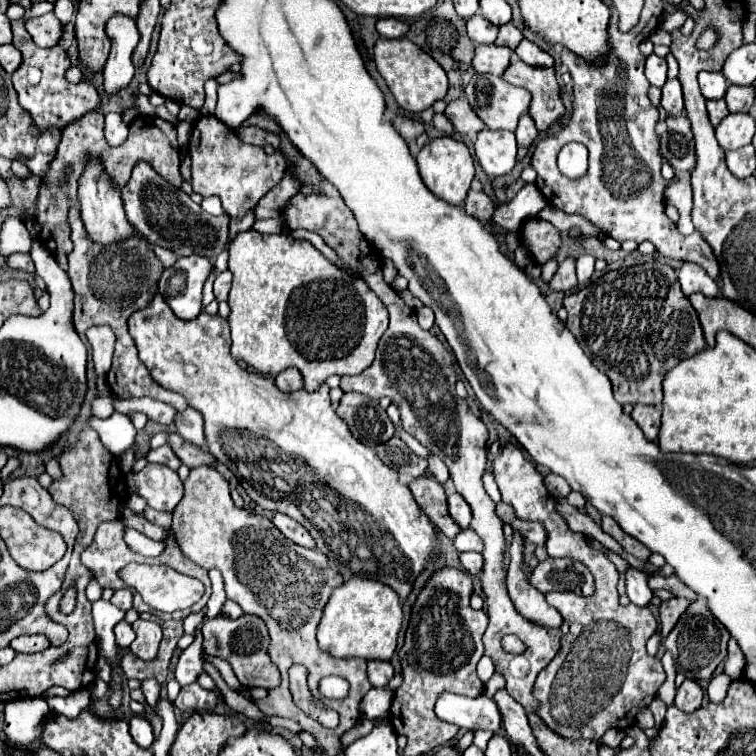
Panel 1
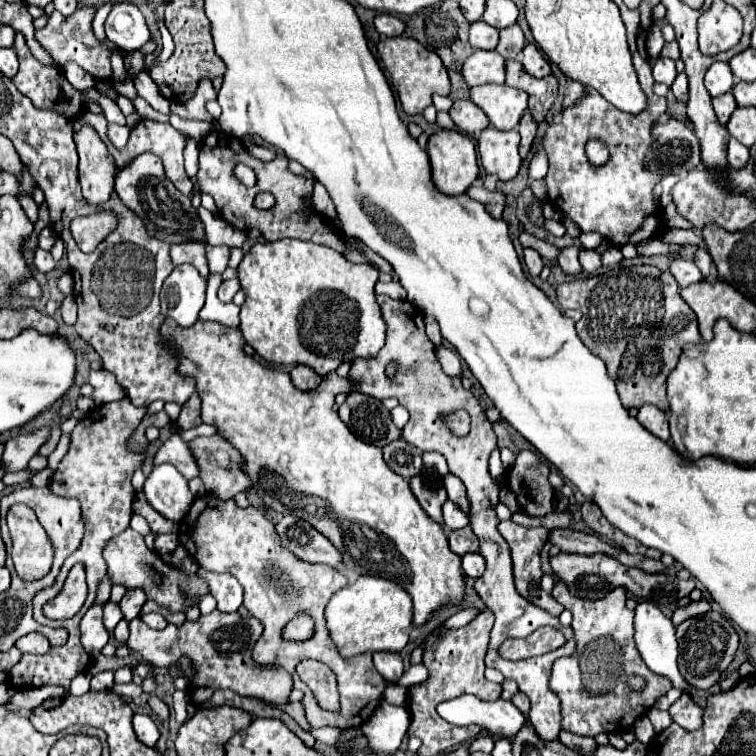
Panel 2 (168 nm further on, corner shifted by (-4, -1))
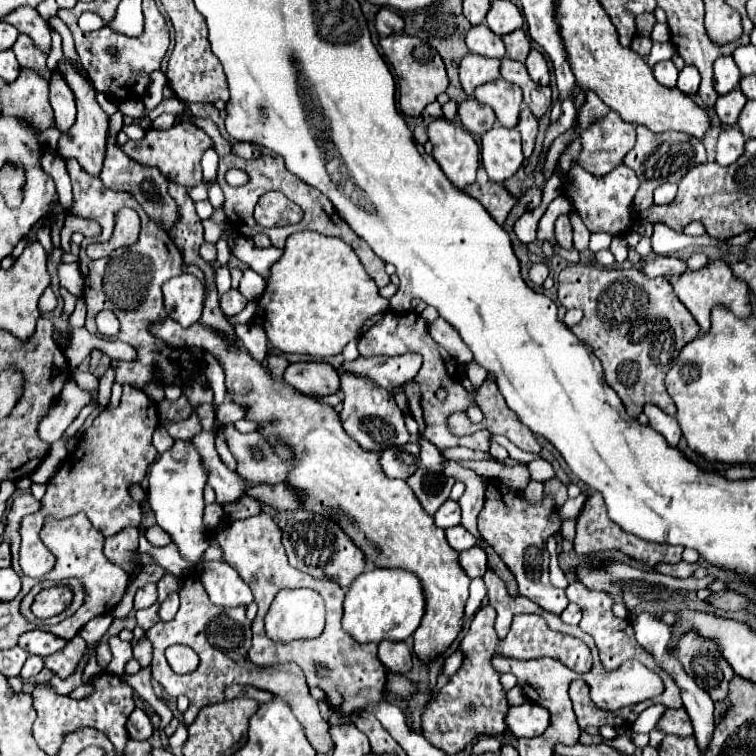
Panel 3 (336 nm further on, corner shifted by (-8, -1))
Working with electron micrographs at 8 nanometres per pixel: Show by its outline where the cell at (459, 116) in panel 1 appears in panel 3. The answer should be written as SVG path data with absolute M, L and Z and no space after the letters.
M467 99L459 105L459 119L463 127L473 135L483 135L495 125L495 113L491 107L481 105L475 99Z

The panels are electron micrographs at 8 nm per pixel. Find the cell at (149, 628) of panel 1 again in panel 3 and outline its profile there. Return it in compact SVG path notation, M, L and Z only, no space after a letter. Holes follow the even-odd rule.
M191 573L183 579L183 589L179 595L181 595L181 607L179 607L175 619L169 623L155 623L149 631L145 631L145 637L153 645L153 661L151 661L153 679L159 681L171 697L177 697L183 693L189 699L189 709L183 713L185 725L191 725L193 719L197 717L199 709L203 709L205 705L219 703L223 699L223 689L227 685L231 685L231 683L245 685L245 687L249 685L255 689L269 691L275 697L281 697L283 701L287 701L291 705L295 717L301 721L305 735L309 737L309 743L321 753L331 751L333 741L327 733L329 725L321 719L317 701L309 695L309 687L305 683L303 671L297 669L297 665L293 665L293 663L291 663L291 667L257 667L247 659L247 651L251 645L251 621L245 617L245 607L233 607L233 609L215 607L209 601L197 573ZM175 643L189 645L199 655L201 663L193 673L177 675L177 673L173 673L173 669L165 669L163 653L165 653L167 645L175 645Z

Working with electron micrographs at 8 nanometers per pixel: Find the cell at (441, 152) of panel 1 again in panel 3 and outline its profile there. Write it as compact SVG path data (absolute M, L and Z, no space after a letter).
M435 119L427 127L427 135L433 143L433 157L447 179L459 189L475 183L475 173L479 169L479 145L473 135L447 119Z

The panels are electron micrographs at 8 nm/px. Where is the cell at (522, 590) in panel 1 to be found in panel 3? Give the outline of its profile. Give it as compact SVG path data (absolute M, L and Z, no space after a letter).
M491 479L485 493L485 507L481 509L477 521L479 533L493 545L493 549L513 573L519 593L535 601L545 611L559 615L567 607L567 597L563 589L555 589L549 583L549 553L545 549L545 539L557 533L561 527L553 501L549 497L543 497L539 505L531 505L521 493L513 493L513 489L509 489L501 481Z

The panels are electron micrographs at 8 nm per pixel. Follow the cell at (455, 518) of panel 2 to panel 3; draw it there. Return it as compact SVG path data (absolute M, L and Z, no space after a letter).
M449 499L441 505L441 509L435 513L435 525L443 527L443 529L449 529L449 527L455 527L461 523L461 507L457 501Z

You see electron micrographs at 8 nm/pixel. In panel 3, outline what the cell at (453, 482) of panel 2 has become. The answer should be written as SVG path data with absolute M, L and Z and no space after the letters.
M482 539L481 548L486 552L488 564L495 570L495 573L507 583L507 587L509 587L509 593L511 595L517 595L519 591L517 591L517 585L515 585L515 579L513 579L513 575L509 573L509 569L507 569L507 565L501 560L498 554L493 550L493 548L486 542L486 540Z

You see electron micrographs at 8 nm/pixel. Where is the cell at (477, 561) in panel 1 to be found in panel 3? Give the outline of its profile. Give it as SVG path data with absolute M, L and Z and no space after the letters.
M473 547L469 551L461 551L459 561L471 579L483 577L483 573L487 571L487 557L485 557L485 551L481 551L479 547Z

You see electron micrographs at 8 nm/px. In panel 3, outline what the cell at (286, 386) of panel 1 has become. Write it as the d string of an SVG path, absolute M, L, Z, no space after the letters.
M303 361L293 363L285 371L285 381L307 395L331 395L339 391L339 373L329 363Z

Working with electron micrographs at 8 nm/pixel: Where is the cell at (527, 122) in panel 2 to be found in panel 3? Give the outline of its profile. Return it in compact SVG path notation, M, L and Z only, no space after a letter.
M523 105L523 111L519 115L517 131L521 133L521 139L523 139L523 155L531 157L533 145L535 145L535 137L537 137L537 119L533 117L533 113L529 113L527 105Z

